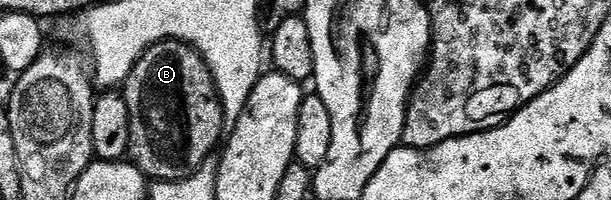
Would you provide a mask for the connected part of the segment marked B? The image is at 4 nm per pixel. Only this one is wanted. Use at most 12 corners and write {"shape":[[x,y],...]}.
{"shape":[[159,40],[122,95],[128,156],[185,180],[225,135],[212,69]]}

